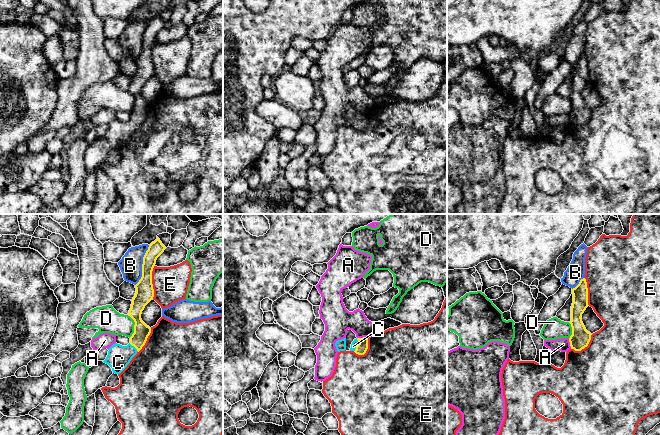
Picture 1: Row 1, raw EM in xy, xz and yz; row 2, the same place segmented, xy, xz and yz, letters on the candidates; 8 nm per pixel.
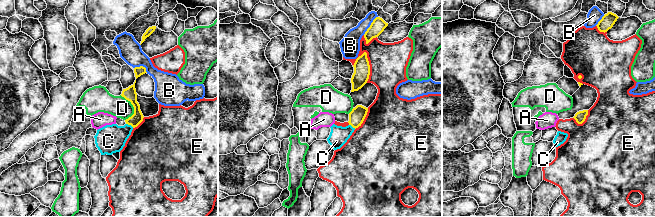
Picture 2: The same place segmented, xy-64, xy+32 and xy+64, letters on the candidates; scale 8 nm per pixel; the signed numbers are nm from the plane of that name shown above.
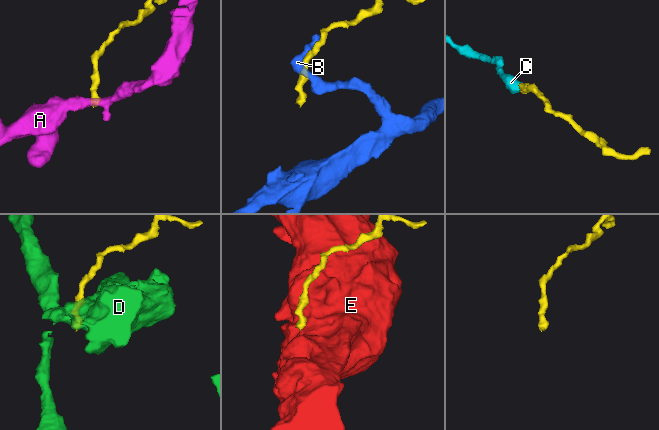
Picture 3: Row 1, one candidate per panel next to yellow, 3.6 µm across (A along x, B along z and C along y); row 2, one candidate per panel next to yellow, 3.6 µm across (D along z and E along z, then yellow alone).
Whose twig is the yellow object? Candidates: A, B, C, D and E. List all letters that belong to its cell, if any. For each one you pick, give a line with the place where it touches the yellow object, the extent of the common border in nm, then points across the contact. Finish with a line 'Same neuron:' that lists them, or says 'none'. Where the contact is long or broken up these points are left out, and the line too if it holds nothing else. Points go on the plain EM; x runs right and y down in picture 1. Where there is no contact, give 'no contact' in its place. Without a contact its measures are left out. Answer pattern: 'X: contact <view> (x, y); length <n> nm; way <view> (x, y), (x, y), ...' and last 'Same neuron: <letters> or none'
C: contact xz (357, 121); length 110 nm; way xz (361, 124), (357, 121), (353, 122)
Same neuron: C

